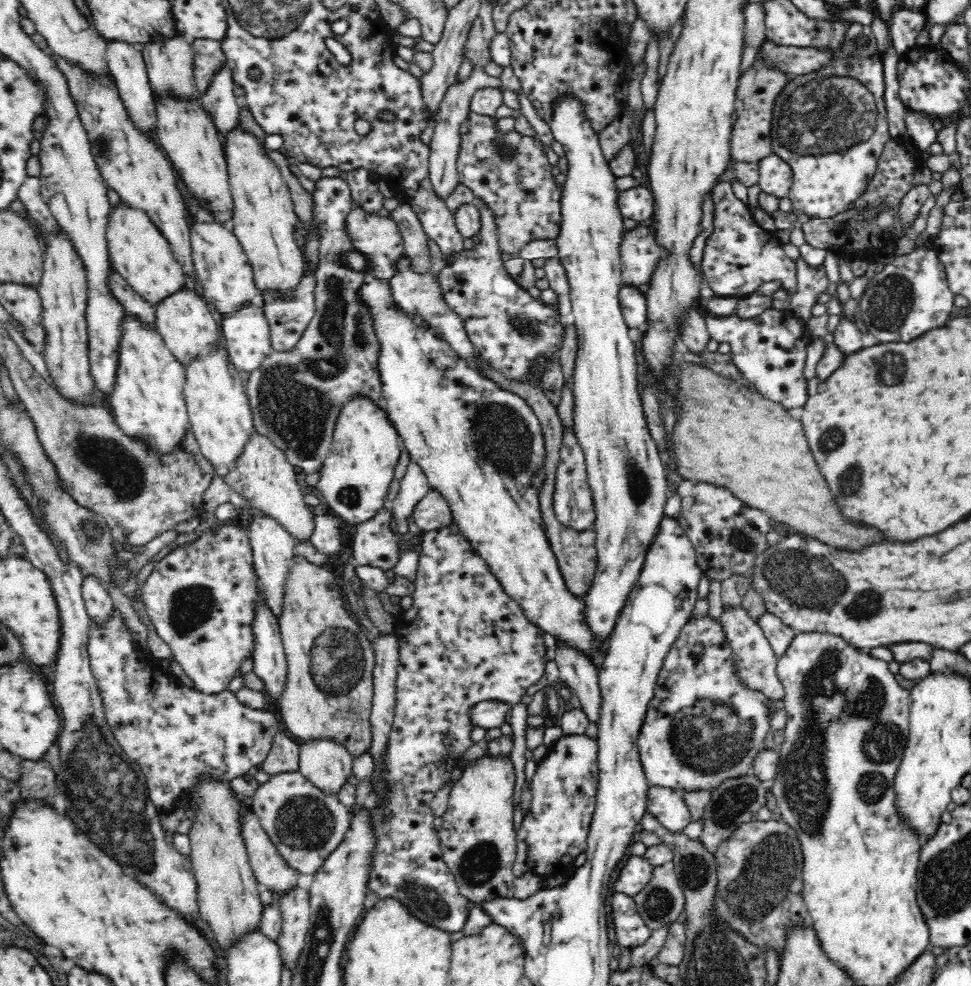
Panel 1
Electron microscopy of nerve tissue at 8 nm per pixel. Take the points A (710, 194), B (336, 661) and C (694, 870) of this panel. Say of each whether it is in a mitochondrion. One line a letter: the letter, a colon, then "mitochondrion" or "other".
A: other
B: mitochondrion
C: mitochondrion

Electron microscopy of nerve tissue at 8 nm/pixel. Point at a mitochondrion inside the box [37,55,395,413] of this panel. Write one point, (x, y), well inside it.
(104, 148)

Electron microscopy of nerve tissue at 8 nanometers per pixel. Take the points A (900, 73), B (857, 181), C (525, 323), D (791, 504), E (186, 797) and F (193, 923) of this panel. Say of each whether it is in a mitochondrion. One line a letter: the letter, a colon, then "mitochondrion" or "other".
A: other
B: other
C: mitochondrion
D: other
E: other
F: other

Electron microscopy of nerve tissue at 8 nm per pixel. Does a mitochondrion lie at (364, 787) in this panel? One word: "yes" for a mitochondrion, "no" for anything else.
no

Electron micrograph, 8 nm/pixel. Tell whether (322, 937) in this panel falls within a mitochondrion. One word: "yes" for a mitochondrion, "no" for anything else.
yes

